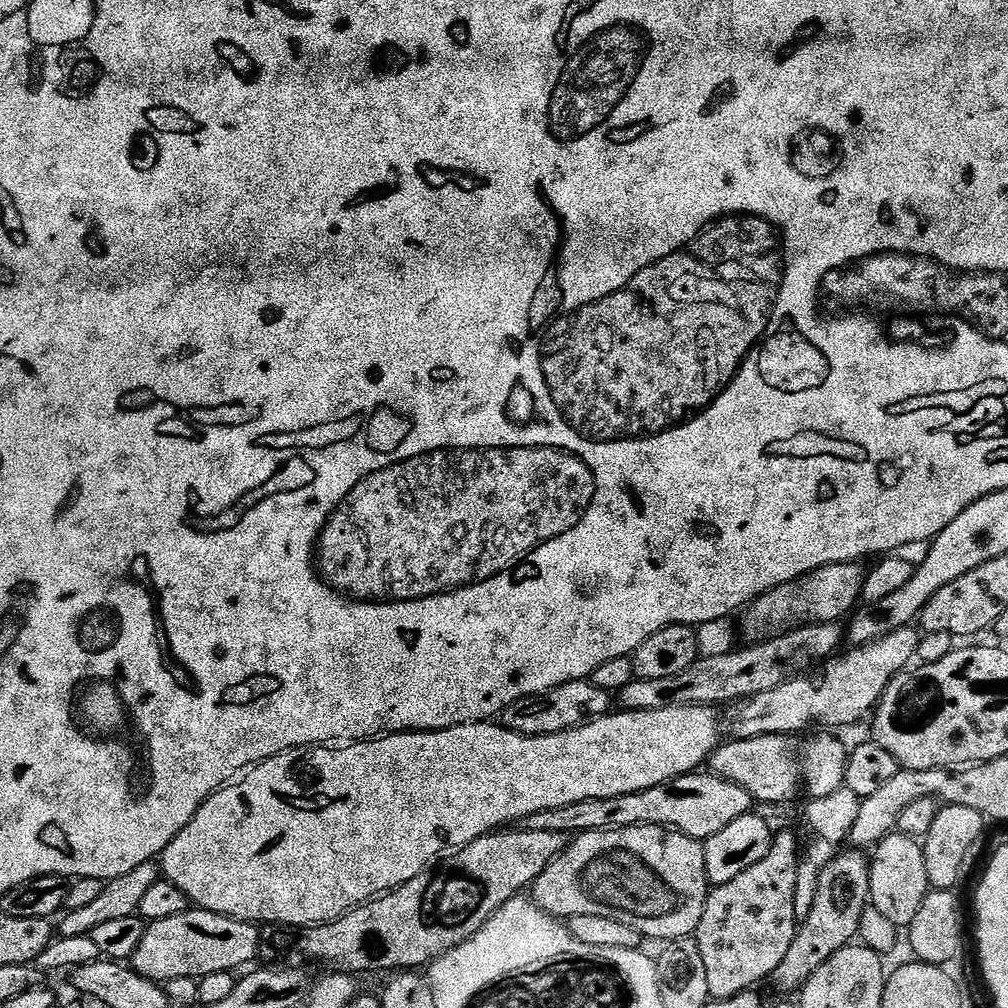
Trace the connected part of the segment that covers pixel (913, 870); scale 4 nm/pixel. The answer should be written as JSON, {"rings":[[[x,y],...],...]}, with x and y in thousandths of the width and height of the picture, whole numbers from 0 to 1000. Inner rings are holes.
{"rings":[[[891,824],[879,830],[868,838],[867,844],[863,849],[863,897],[864,900],[870,901],[878,911],[883,911],[889,920],[897,923],[902,917],[907,915],[911,903],[915,903],[915,895],[921,890],[923,878],[919,871],[919,851],[917,850],[917,839],[914,834],[896,829]]]}

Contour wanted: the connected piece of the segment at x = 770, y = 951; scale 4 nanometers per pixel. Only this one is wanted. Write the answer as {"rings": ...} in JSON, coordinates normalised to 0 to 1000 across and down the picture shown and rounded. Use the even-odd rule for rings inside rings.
{"rings":[[[771,824],[766,830],[766,838],[760,847],[760,851],[756,851],[756,855],[751,855],[748,859],[744,859],[744,863],[736,863],[736,867],[732,867],[732,871],[719,877],[709,878],[703,884],[700,891],[700,903],[696,903],[696,915],[692,915],[688,932],[692,942],[696,942],[696,954],[700,954],[700,975],[704,977],[704,989],[707,992],[719,992],[720,990],[728,990],[732,986],[749,981],[750,976],[761,973],[768,966],[768,962],[772,962],[772,954],[776,954],[776,950],[780,950],[780,942],[784,942],[784,935],[788,935],[792,914],[788,907],[788,879],[792,875],[792,859],[796,855],[796,844],[794,845],[794,837],[790,834],[790,829],[786,825]]]}

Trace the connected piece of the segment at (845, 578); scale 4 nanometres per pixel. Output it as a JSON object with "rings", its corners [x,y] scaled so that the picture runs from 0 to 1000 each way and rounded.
{"rings":[[[853,558],[815,562],[812,565],[803,567],[801,571],[795,571],[784,579],[772,581],[759,591],[747,595],[741,603],[737,604],[733,612],[735,613],[732,615],[733,626],[739,636],[749,637],[762,634],[767,630],[768,625],[785,625],[803,617],[836,616],[838,614],[836,611],[840,612],[854,598],[853,586],[857,580],[858,570],[858,561]]]}

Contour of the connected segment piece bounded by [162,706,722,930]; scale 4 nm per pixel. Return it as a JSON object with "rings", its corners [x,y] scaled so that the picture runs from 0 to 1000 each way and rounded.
{"rings":[[[665,700],[661,704],[641,704],[640,706],[611,704],[597,712],[585,715],[584,718],[579,718],[576,722],[566,722],[561,726],[546,728],[545,730],[519,730],[513,726],[507,726],[506,723],[497,720],[495,717],[477,716],[474,718],[459,718],[458,720],[450,720],[449,722],[439,722],[434,726],[390,726],[376,732],[366,732],[356,736],[349,736],[344,740],[289,742],[288,745],[276,748],[267,754],[262,754],[259,758],[251,758],[250,761],[245,763],[233,776],[213,786],[213,788],[194,805],[192,812],[188,812],[188,815],[176,827],[173,831],[173,835],[169,835],[169,839],[165,839],[165,843],[161,847],[161,869],[162,872],[173,875],[173,879],[177,879],[177,883],[181,883],[181,887],[185,887],[187,894],[193,898],[193,900],[203,901],[206,905],[215,905],[216,907],[227,909],[233,913],[244,913],[255,919],[286,919],[282,917],[291,917],[294,923],[301,923],[312,917],[328,917],[329,914],[337,909],[343,908],[344,905],[348,905],[349,902],[356,901],[358,897],[364,897],[365,894],[372,893],[374,889],[379,889],[382,885],[390,885],[395,879],[407,875],[407,871],[426,864],[445,843],[458,842],[466,835],[470,835],[474,831],[484,828],[486,825],[499,822],[501,819],[511,818],[508,817],[511,813],[512,816],[519,815],[526,808],[534,808],[538,804],[554,804],[558,800],[565,800],[569,796],[581,796],[585,792],[609,792],[613,788],[629,788],[633,784],[645,784],[645,780],[653,780],[654,778],[661,777],[662,774],[668,774],[674,770],[682,770],[691,765],[691,763],[695,761],[694,757],[696,757],[697,754],[699,757],[716,737],[716,731],[714,731],[714,726],[716,730],[716,714],[715,711],[714,714],[710,711],[710,706],[711,703],[706,700],[701,702],[697,702],[696,700]]]}

